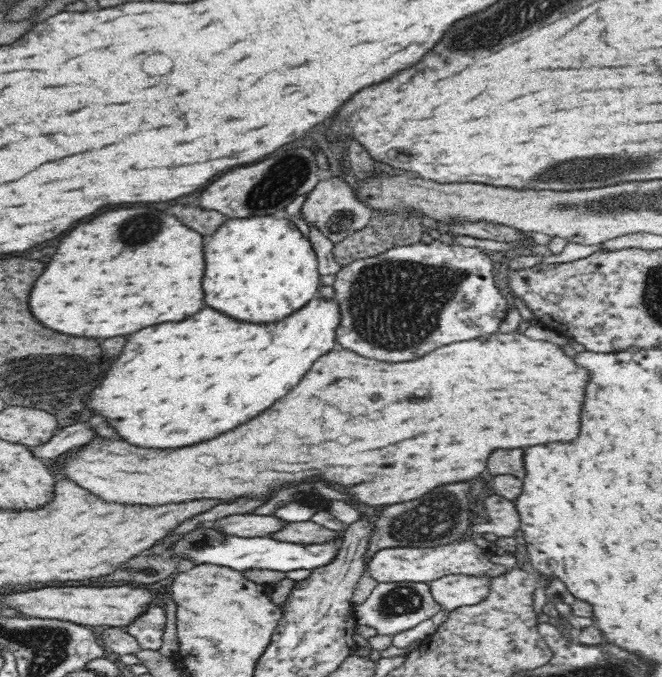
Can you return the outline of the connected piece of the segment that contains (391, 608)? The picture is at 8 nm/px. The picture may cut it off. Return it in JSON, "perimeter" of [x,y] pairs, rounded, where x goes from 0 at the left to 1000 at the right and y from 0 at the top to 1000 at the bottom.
{"perimeter":[[[574,860],[547,892],[533,894],[539,922],[568,931],[568,936],[589,939],[619,931],[634,919],[653,913],[669,898],[654,885],[648,863],[637,860]]]}

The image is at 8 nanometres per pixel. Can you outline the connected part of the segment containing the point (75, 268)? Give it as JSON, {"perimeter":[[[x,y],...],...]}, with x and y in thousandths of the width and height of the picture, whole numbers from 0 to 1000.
{"perimeter":[[[230,304],[178,307],[106,340],[45,431],[48,464],[73,484],[106,496],[169,499],[242,476],[269,476],[308,452],[305,349]]]}

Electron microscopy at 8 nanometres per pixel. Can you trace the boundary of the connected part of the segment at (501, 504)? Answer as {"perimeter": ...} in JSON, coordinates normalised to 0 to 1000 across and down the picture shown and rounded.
{"perimeter":[[[739,731],[731,736],[731,756],[740,767],[737,773],[713,775],[710,784],[716,789],[743,787],[749,792],[773,792],[785,781],[787,767],[776,742],[754,731]]]}

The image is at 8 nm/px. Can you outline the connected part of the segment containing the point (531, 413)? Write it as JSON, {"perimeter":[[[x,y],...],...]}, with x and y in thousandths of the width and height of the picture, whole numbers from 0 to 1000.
{"perimeter":[[[749,490],[689,505],[625,535],[598,538],[544,529],[541,523],[532,523],[532,517],[509,513],[483,529],[453,567],[417,594],[417,603],[399,606],[393,614],[314,653],[242,665],[145,647],[118,668],[103,671],[91,694],[118,718],[160,742],[233,747],[296,736],[353,742],[360,733],[402,733],[420,724],[429,712],[456,712],[471,703],[502,715],[535,718],[562,709],[565,700],[574,700],[583,688],[625,691],[640,679],[692,682],[692,691],[674,700],[677,706],[665,706],[659,718],[716,710],[733,699],[725,694],[731,694],[734,677],[746,665],[867,650],[876,638],[876,609],[888,558],[888,547],[867,538],[843,510],[804,502],[781,490]]]}

